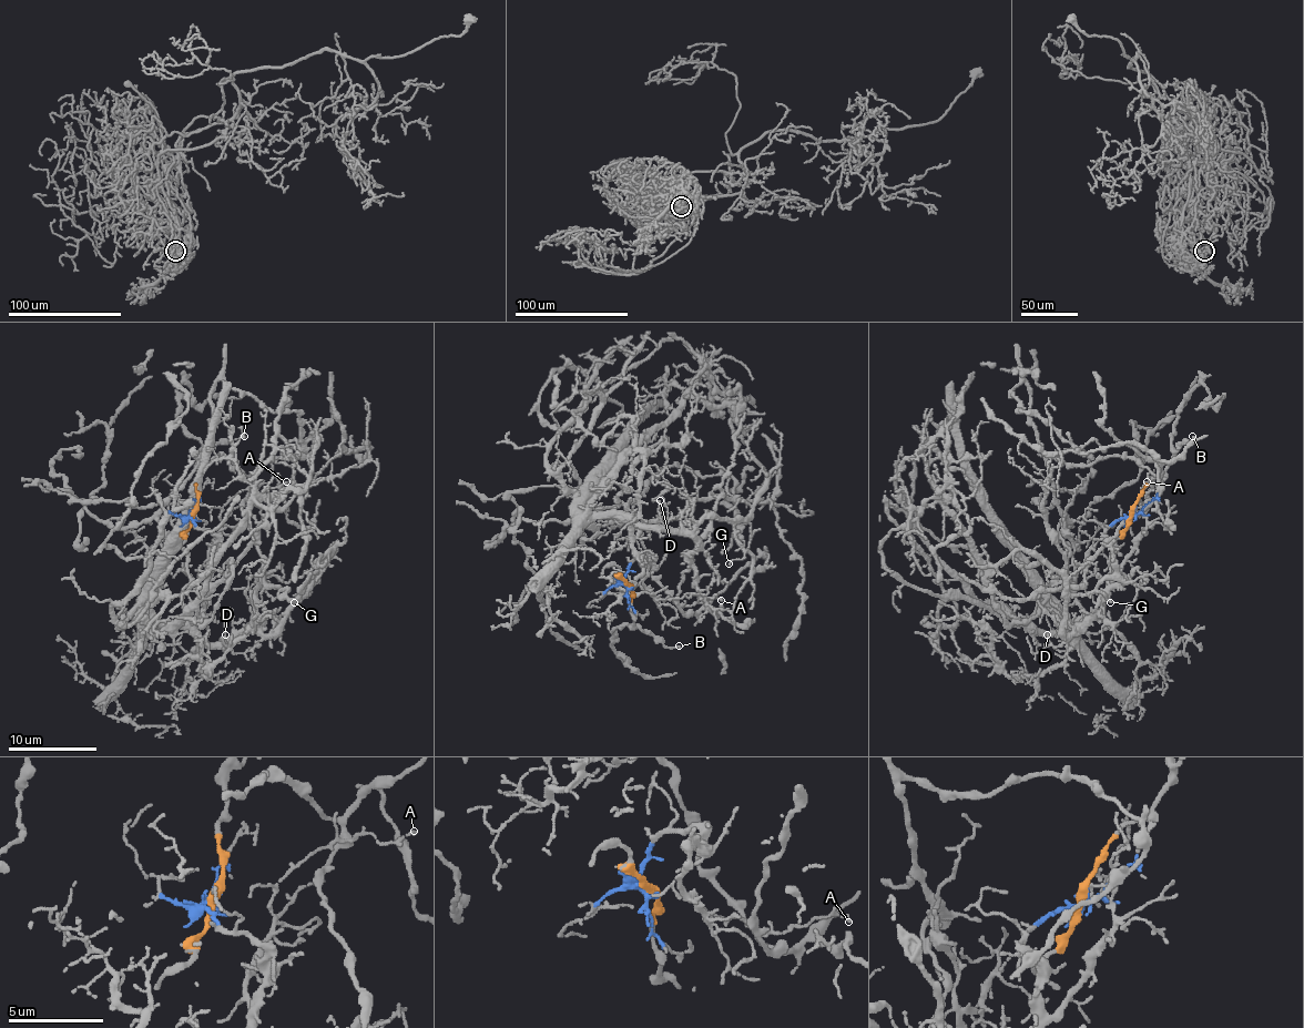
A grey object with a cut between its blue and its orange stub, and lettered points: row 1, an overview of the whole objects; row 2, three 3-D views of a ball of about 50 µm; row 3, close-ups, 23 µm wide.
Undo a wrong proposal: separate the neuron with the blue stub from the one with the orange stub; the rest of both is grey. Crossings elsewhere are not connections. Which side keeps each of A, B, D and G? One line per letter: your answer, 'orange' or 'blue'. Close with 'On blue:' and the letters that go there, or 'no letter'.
A: blue
B: orange
D: blue
G: blue
On blue: A, D, G

